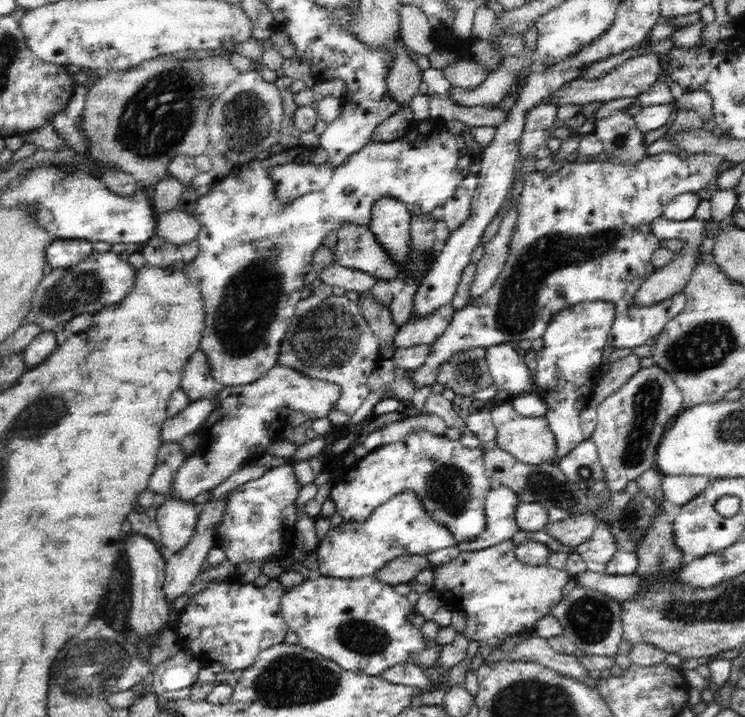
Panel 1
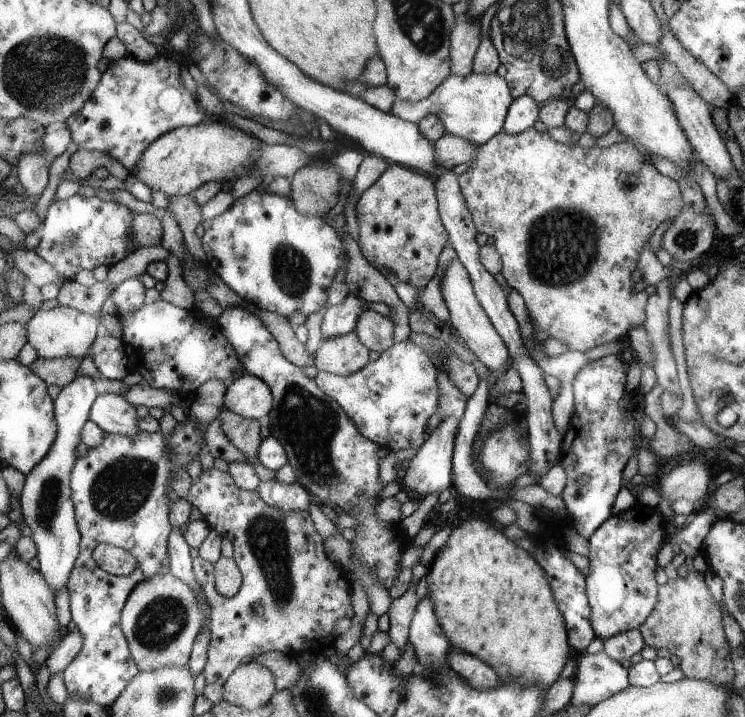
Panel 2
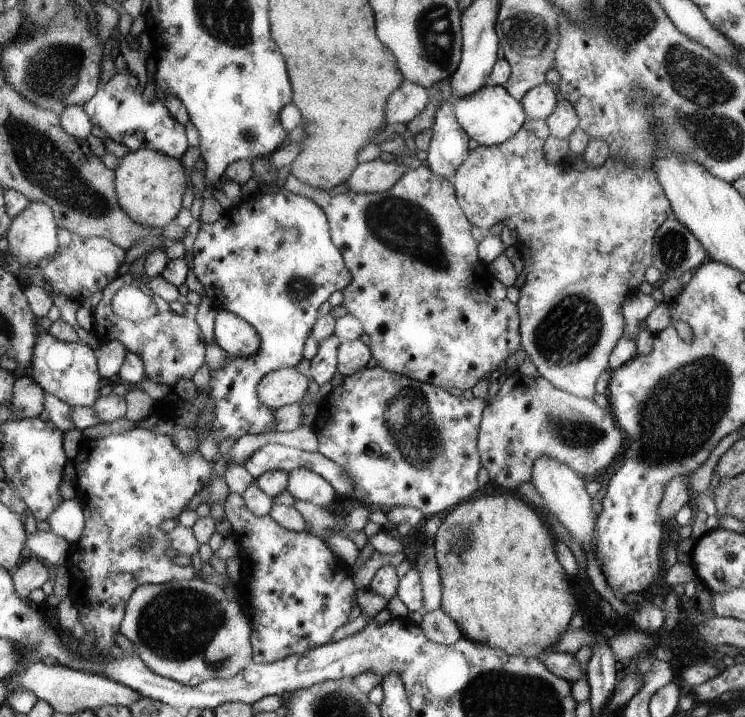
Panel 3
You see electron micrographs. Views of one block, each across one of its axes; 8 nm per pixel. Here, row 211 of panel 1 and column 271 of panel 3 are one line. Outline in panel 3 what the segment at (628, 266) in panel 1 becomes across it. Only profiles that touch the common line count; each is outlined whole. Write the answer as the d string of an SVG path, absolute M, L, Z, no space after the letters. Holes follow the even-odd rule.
M229 494L223 504L225 519L232 525L241 547L244 576L240 583L245 588L245 610L254 628L251 633L253 663L269 664L294 655L307 656L312 650L334 640L334 634L350 620L354 582L346 564L335 556L327 544L311 533L296 533L279 526L270 516L258 516L247 510L242 496Z

